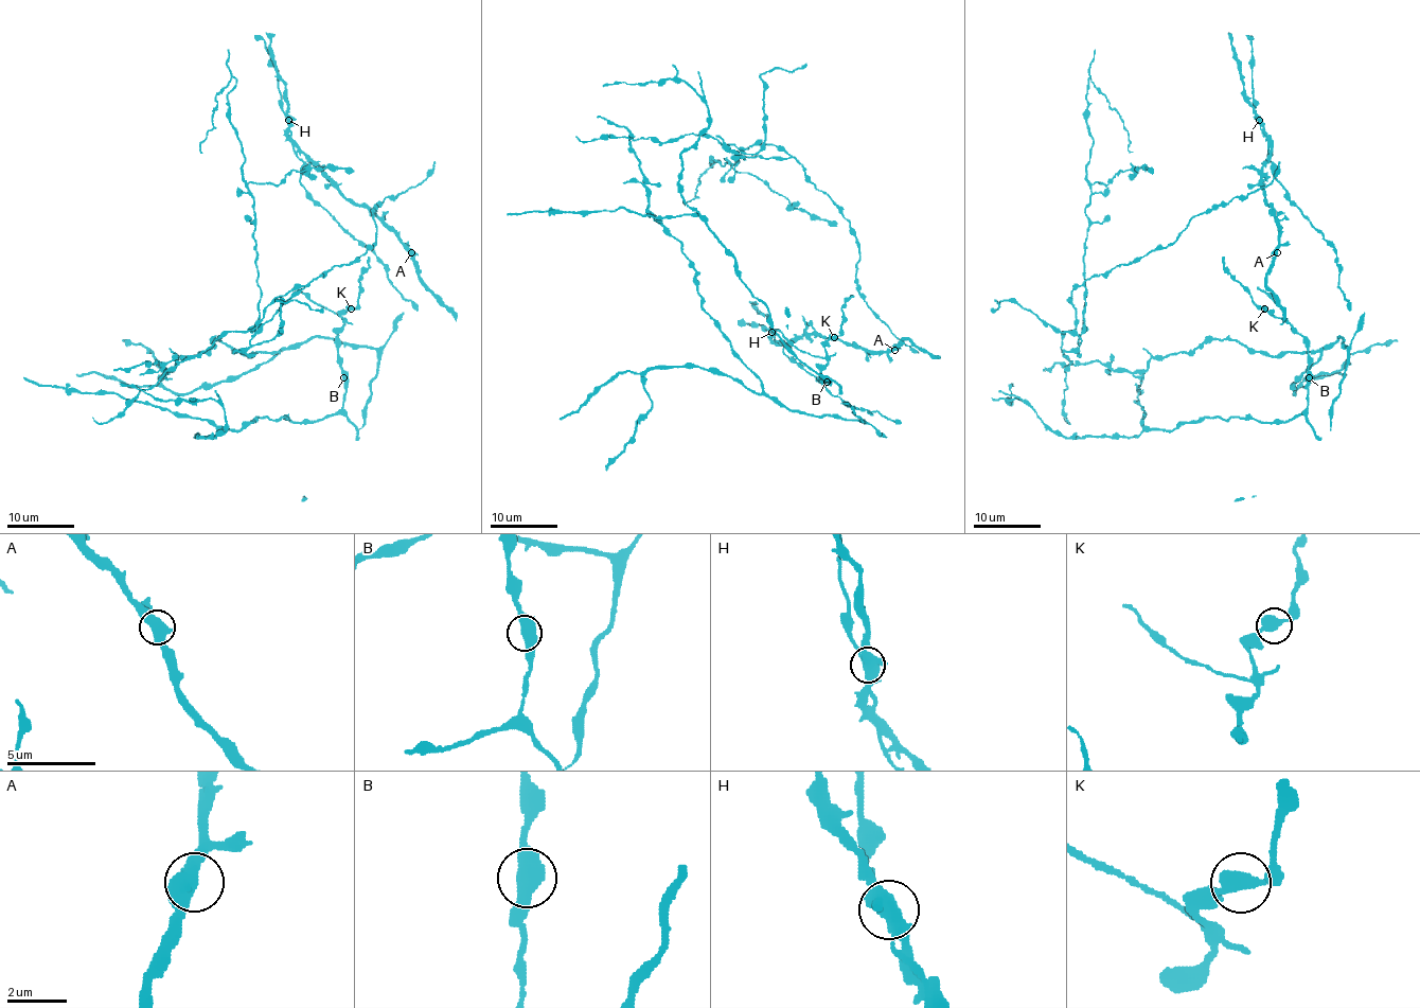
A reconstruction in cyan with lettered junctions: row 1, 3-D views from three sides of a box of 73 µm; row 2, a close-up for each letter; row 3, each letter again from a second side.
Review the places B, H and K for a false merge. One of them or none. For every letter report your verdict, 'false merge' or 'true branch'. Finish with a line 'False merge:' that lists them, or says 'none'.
B: true branch
H: true branch
K: true branch
False merge: none

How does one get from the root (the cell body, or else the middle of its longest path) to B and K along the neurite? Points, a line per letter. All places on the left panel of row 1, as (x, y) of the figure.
B: (218, 339), (247, 356), (280, 352), (313, 337), (372, 348), (377, 371), (357, 437), (343, 408), (343, 377)
K: (218, 339), (247, 356), (313, 337), (372, 348), (377, 371), (357, 437), (337, 337), (351, 308)

